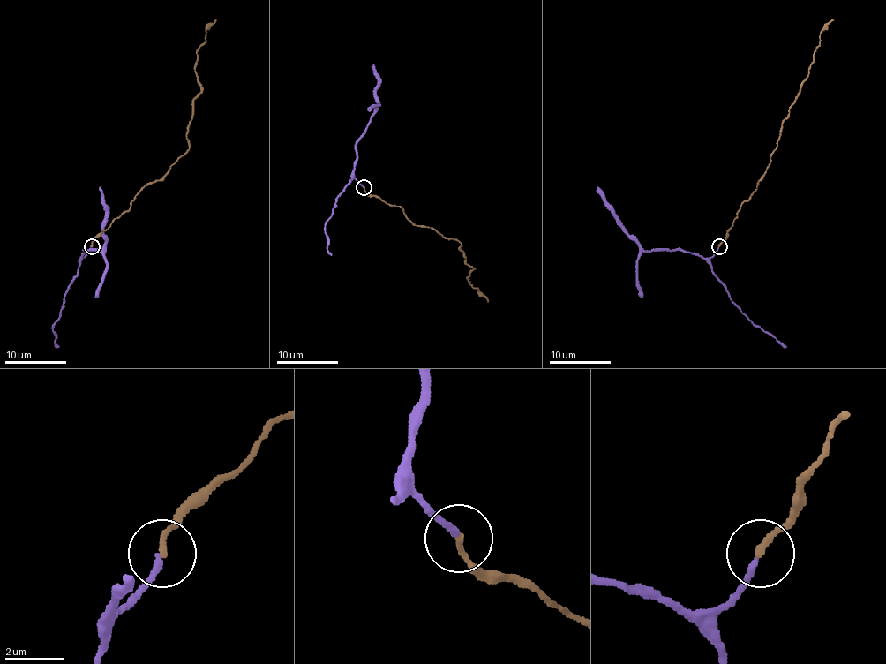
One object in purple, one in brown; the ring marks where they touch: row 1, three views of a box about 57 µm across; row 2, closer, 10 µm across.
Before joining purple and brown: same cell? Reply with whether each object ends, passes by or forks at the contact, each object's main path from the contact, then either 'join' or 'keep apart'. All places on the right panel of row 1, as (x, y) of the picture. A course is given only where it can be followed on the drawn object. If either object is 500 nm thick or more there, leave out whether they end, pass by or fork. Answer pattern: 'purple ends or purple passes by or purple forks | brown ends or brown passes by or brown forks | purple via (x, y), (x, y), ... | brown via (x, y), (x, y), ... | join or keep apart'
purple ends | brown ends | purple via (718, 246), (711, 257), (672, 249), (646, 251), (626, 231), (597, 186) | brown via (718, 246), (737, 211), (766, 171), (782, 122), (807, 74), (822, 29), (832, 18) | join

